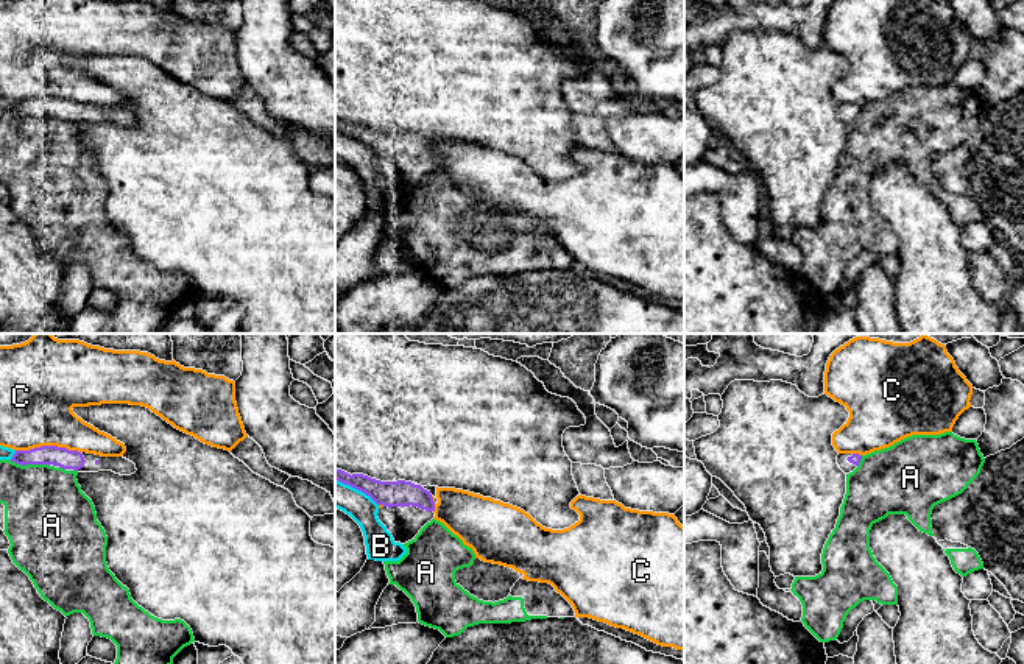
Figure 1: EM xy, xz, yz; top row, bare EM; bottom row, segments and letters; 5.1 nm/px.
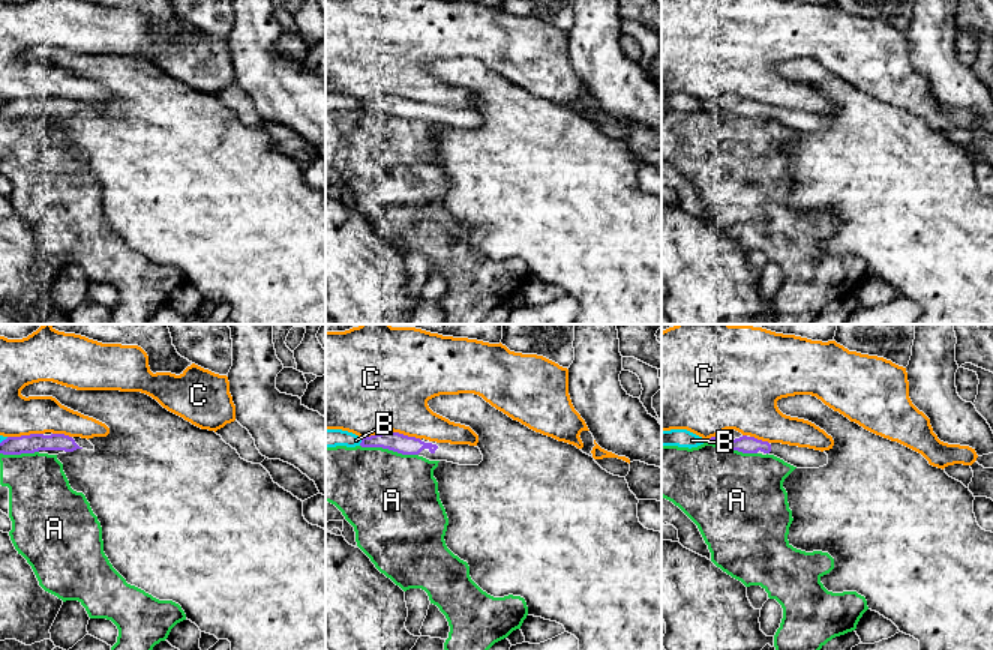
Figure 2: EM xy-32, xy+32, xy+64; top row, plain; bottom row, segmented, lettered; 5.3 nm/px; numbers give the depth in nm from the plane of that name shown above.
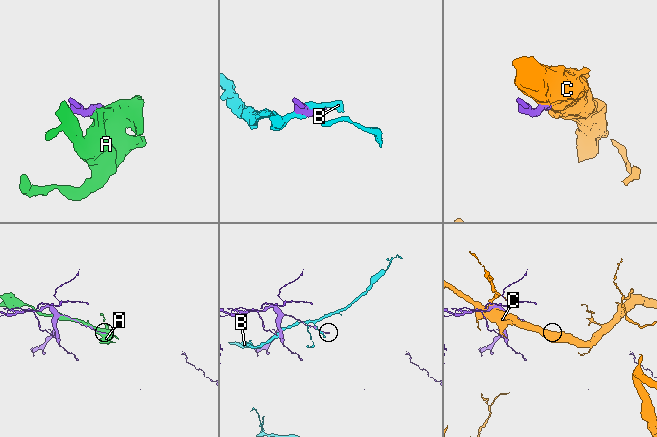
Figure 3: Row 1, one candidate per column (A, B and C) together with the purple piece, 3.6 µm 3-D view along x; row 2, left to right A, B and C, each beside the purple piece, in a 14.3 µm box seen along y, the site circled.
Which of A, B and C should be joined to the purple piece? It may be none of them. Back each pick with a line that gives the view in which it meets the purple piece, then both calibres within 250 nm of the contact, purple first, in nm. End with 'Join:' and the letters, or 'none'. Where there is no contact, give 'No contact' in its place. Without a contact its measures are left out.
Join: none

